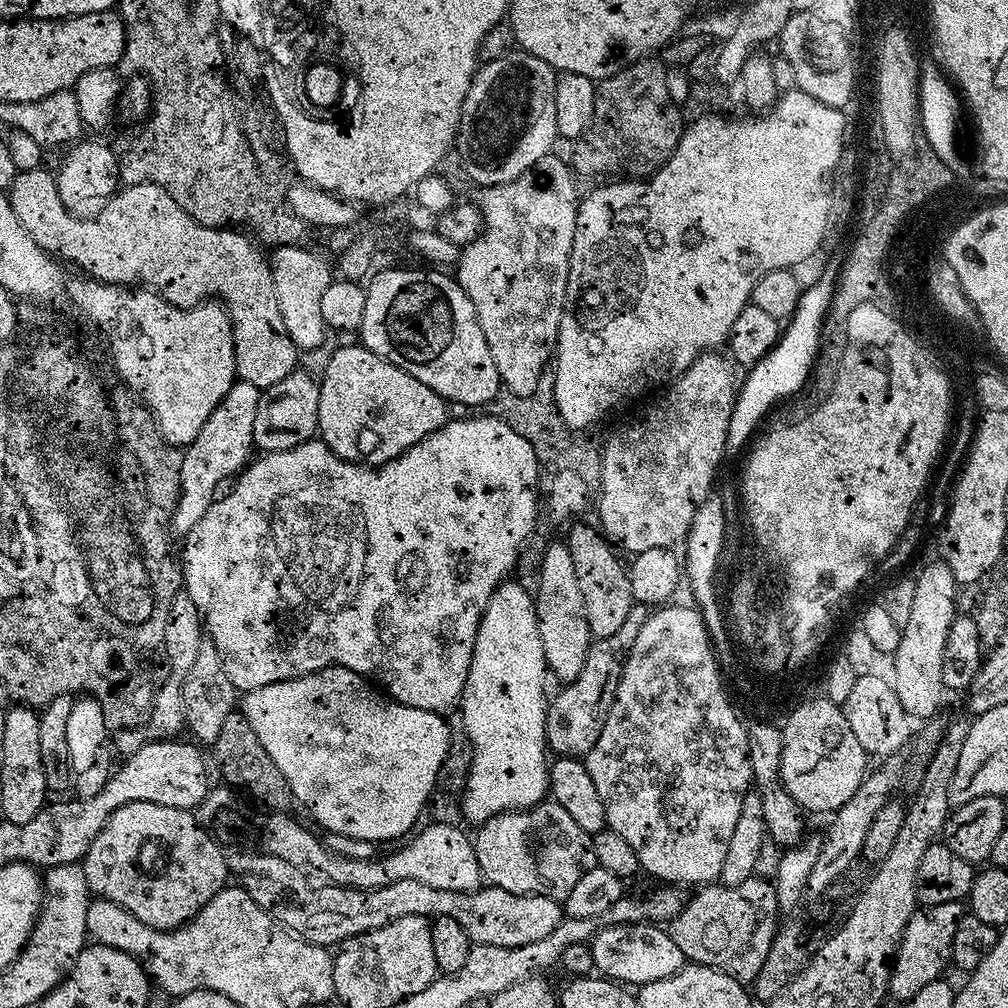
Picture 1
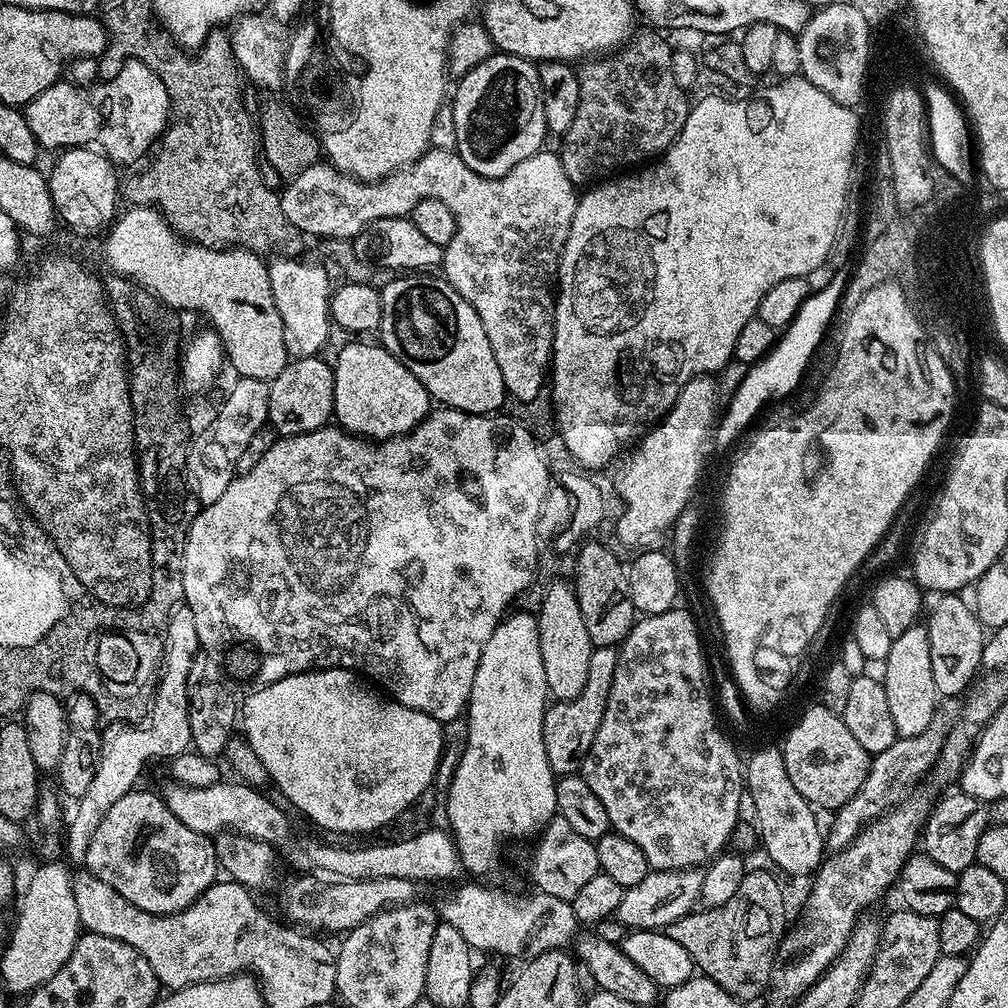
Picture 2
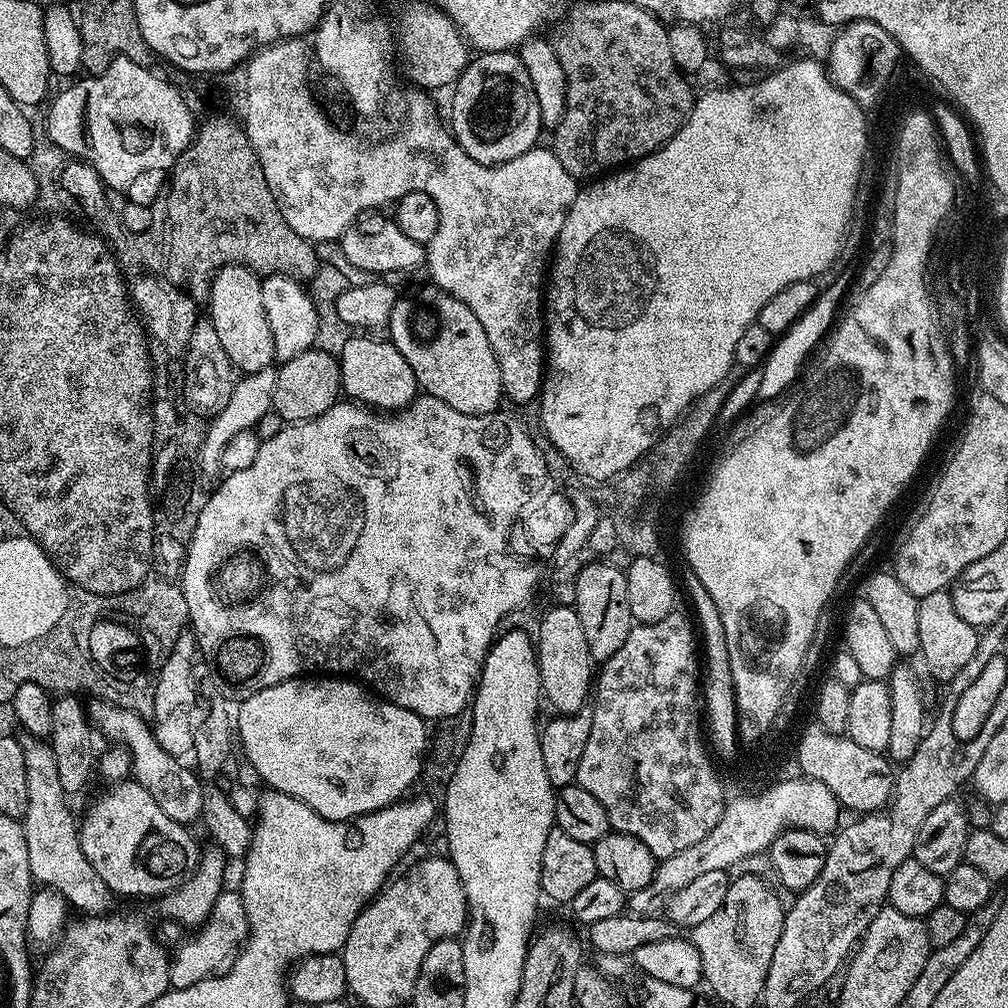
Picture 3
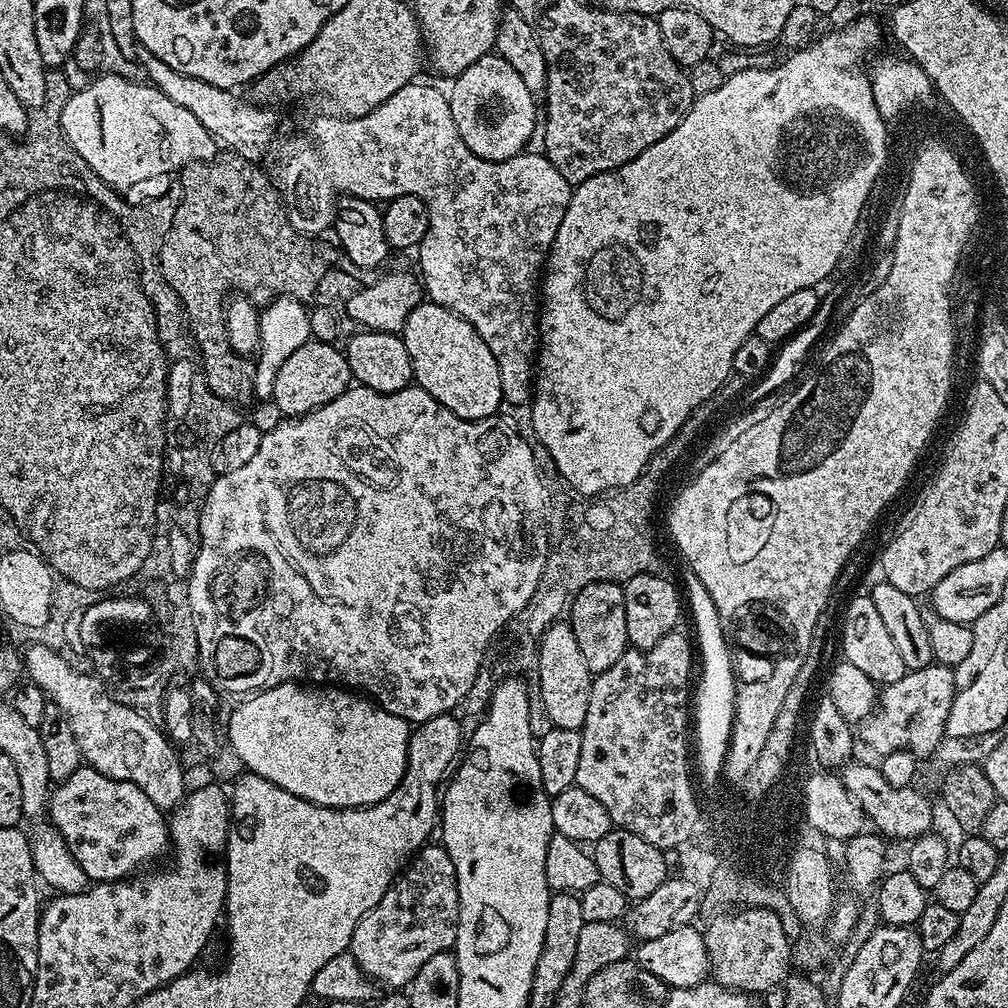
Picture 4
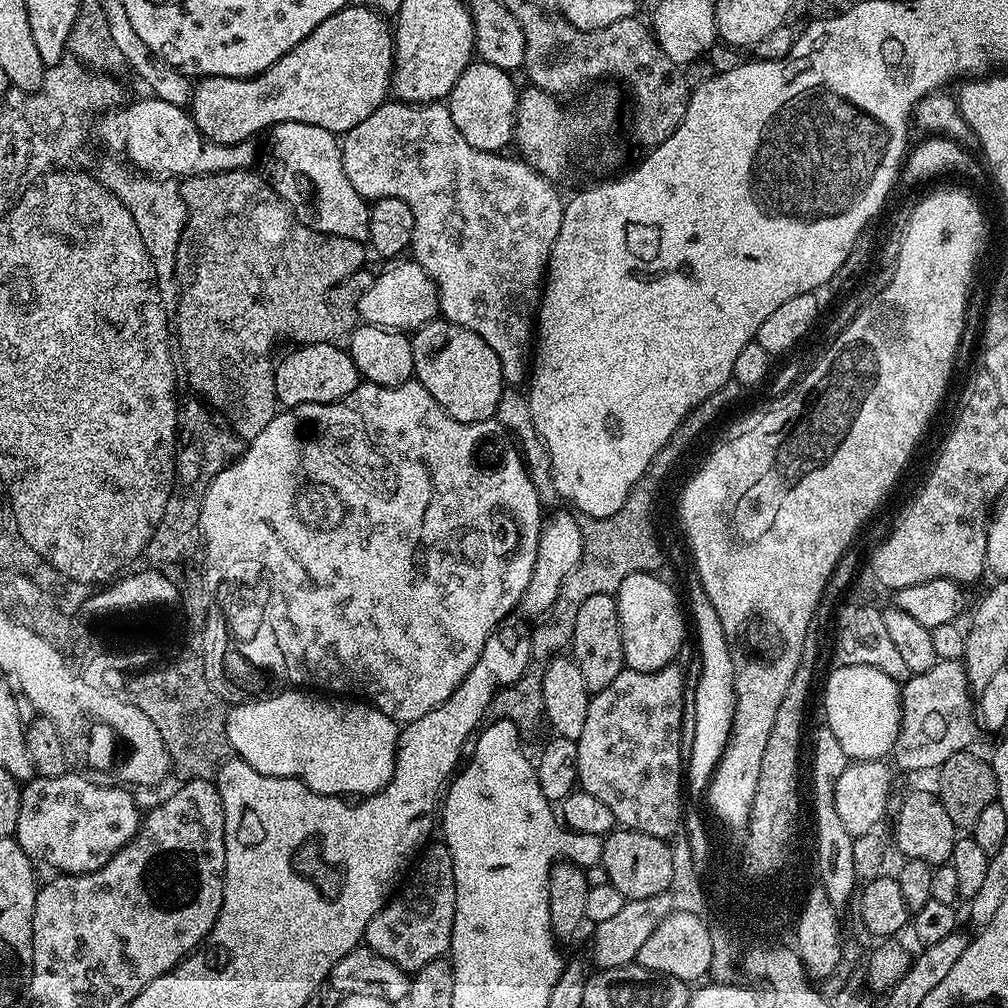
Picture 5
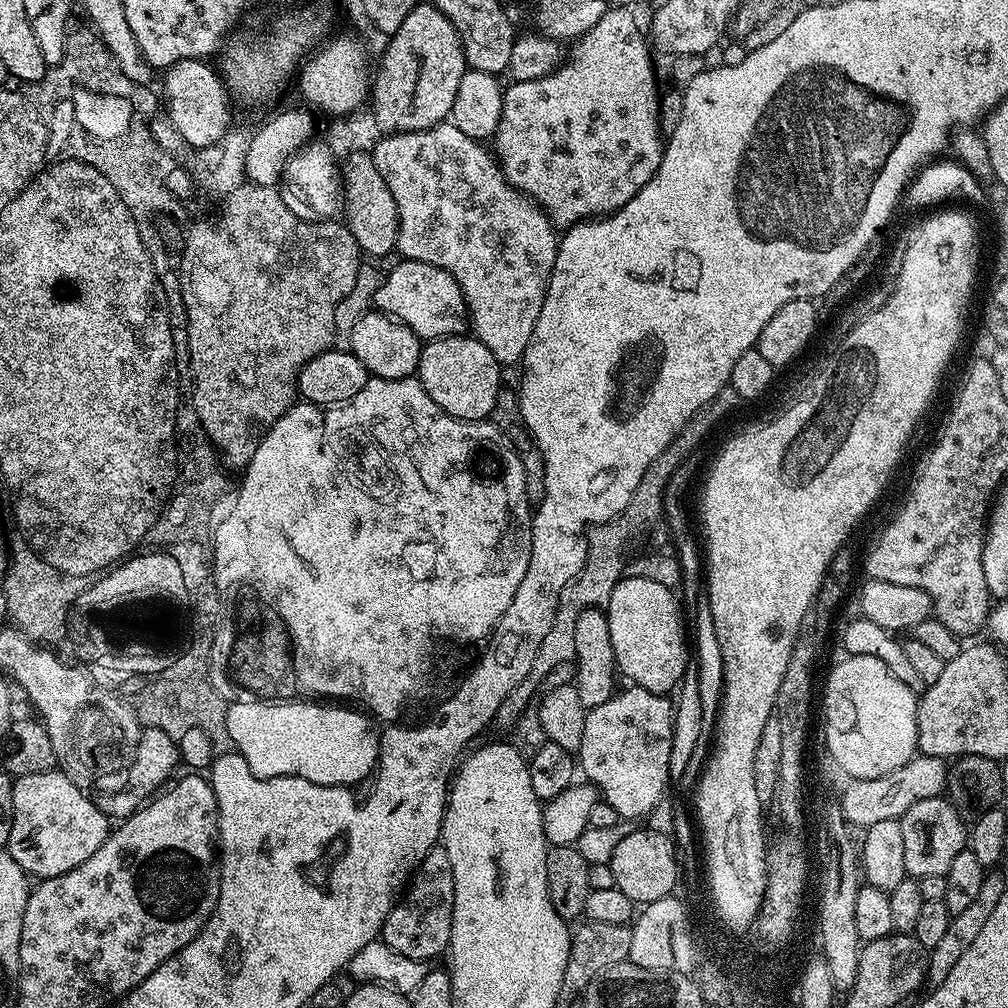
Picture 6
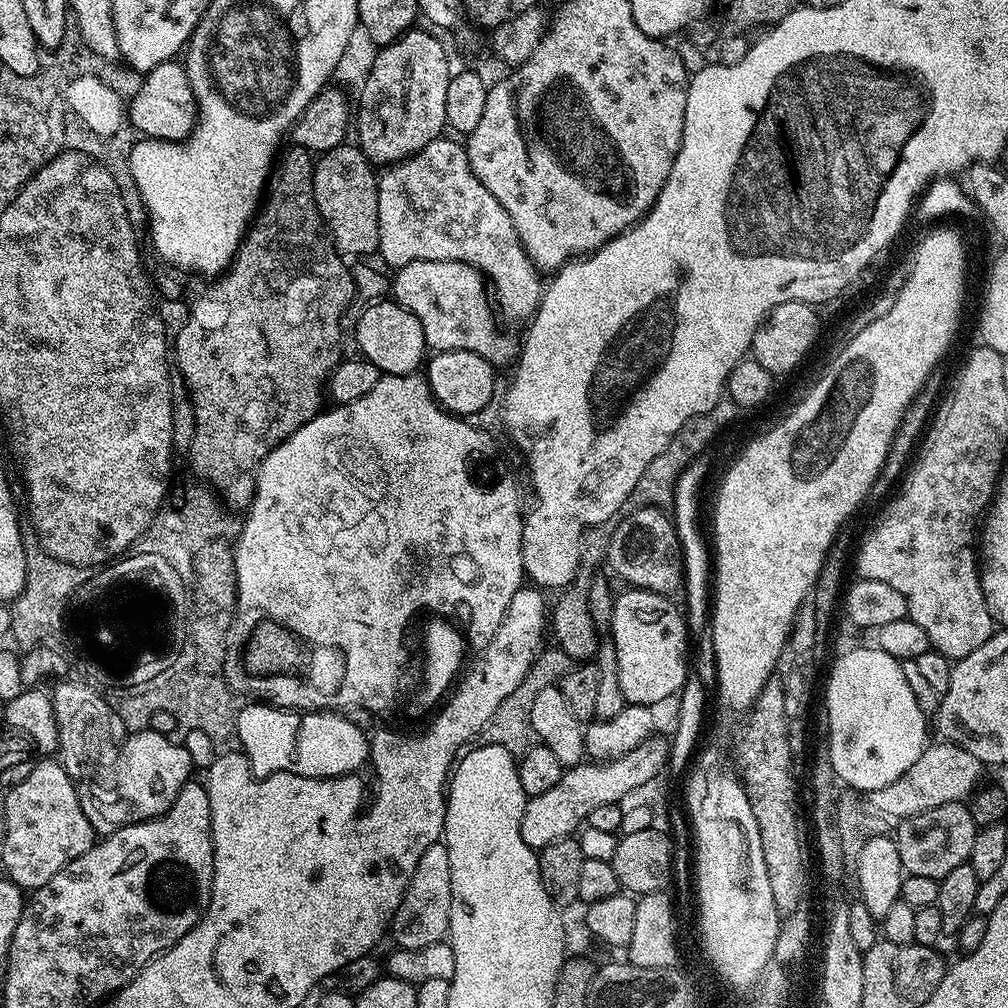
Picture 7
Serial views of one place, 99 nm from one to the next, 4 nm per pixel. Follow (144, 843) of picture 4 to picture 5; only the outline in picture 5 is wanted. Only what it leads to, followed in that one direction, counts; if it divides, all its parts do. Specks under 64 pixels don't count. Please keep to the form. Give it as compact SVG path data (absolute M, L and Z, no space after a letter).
M69 770L60 776L36 776L21 787L14 839L32 861L40 863L41 860L57 868L57 873L80 876L83 872L98 870L106 866L108 859L122 850L122 846L129 844L140 828L142 808L140 812L135 798L128 792L131 791L127 787L97 782L76 770Z

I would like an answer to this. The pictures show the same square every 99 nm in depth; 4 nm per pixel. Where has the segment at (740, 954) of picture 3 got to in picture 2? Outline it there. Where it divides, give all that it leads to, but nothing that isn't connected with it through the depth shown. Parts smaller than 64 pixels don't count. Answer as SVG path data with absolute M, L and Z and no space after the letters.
M745 871L742 886L738 886L726 906L693 910L668 925L666 931L690 954L693 965L722 990L735 993L736 980L771 981L774 953L786 931L780 884L768 872Z

